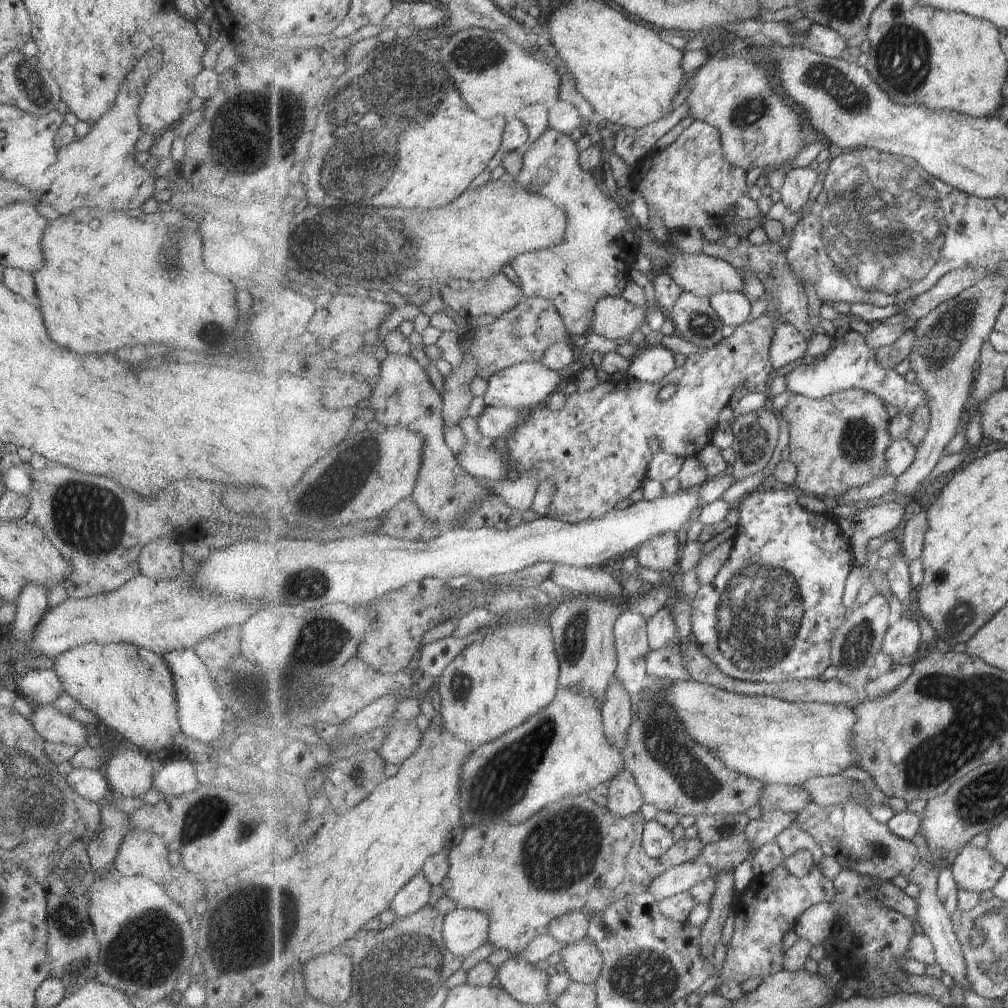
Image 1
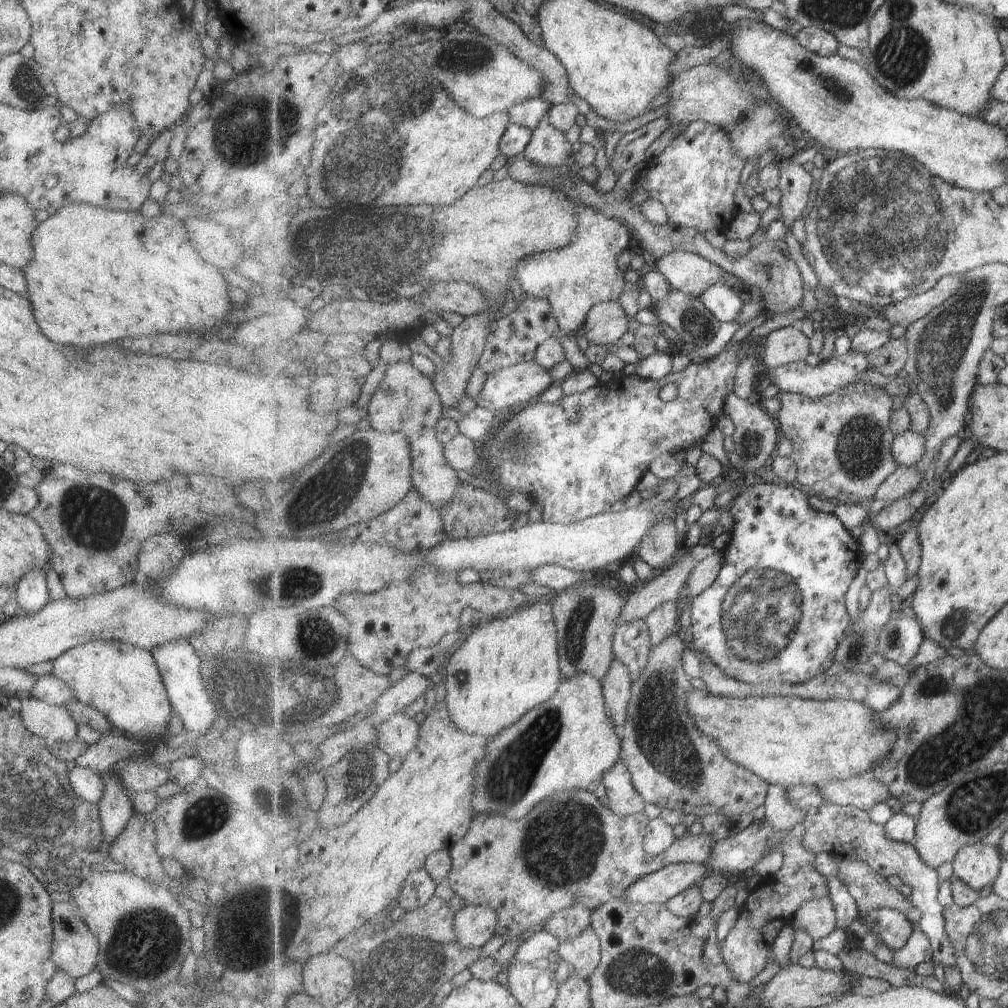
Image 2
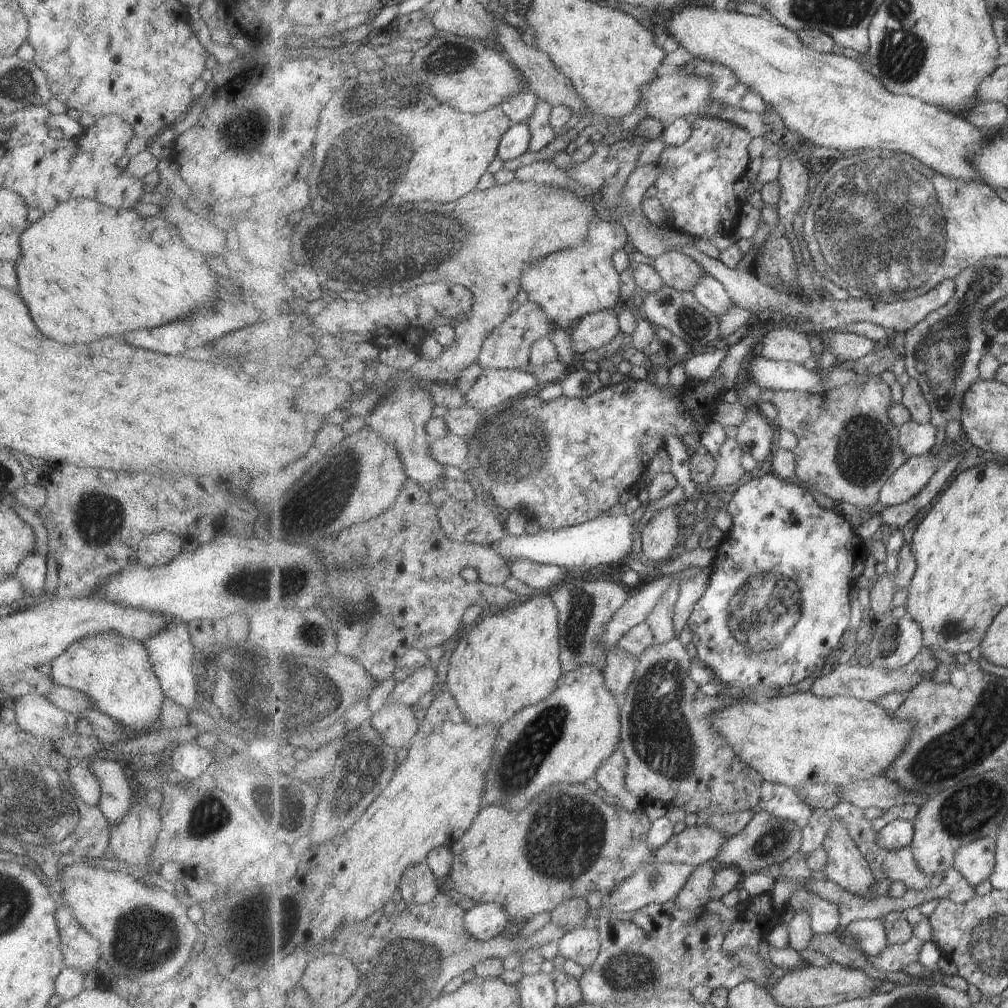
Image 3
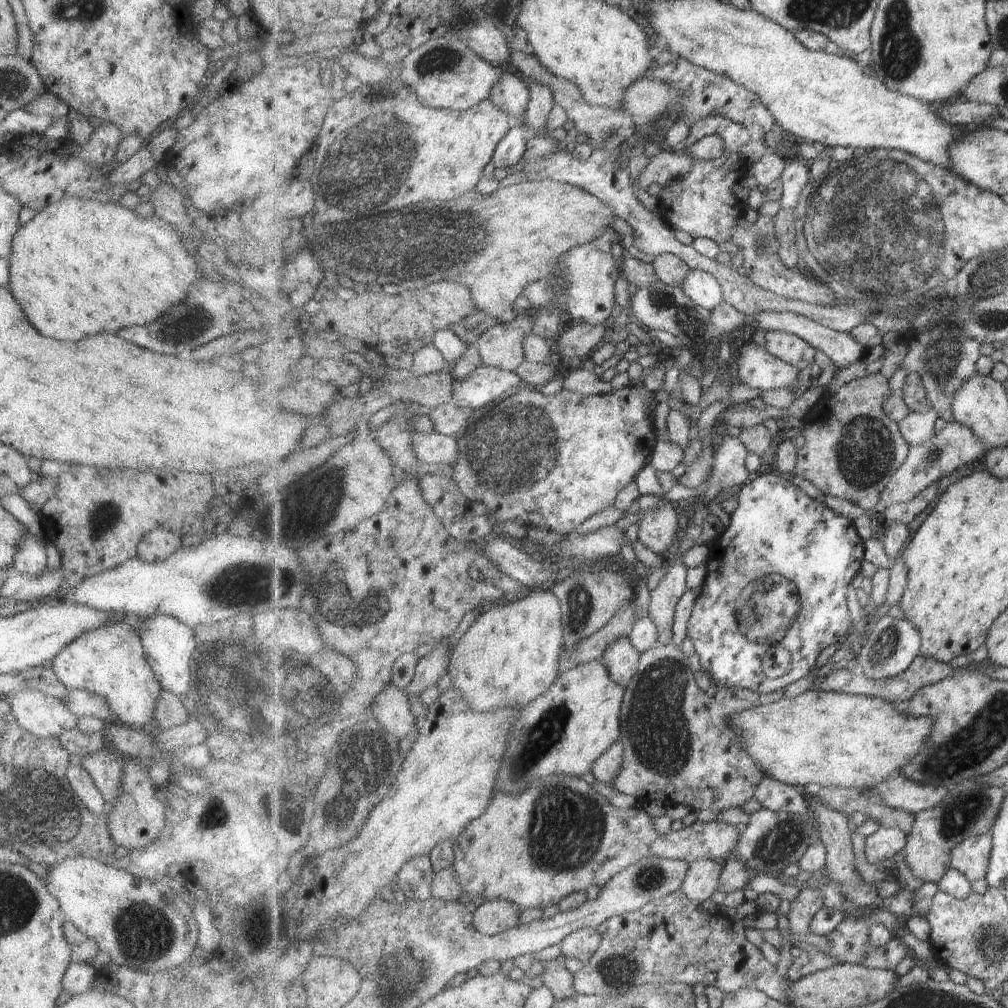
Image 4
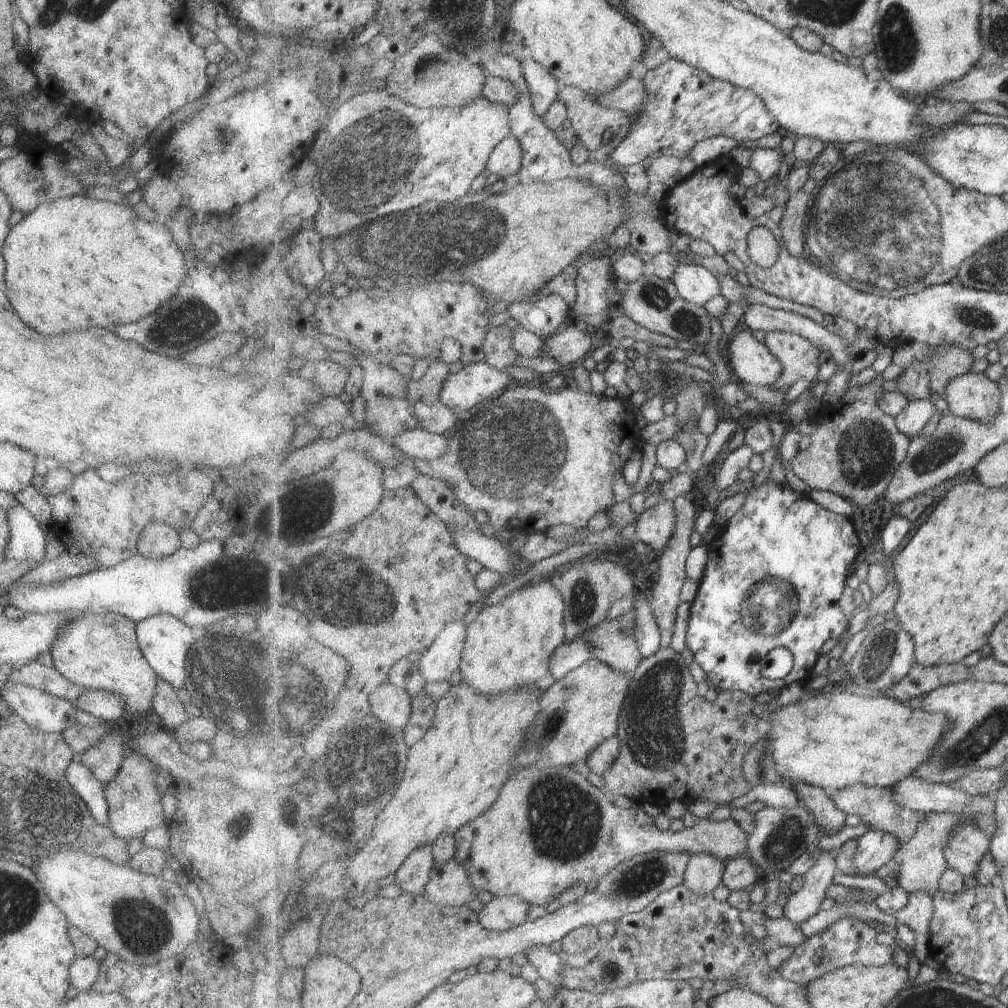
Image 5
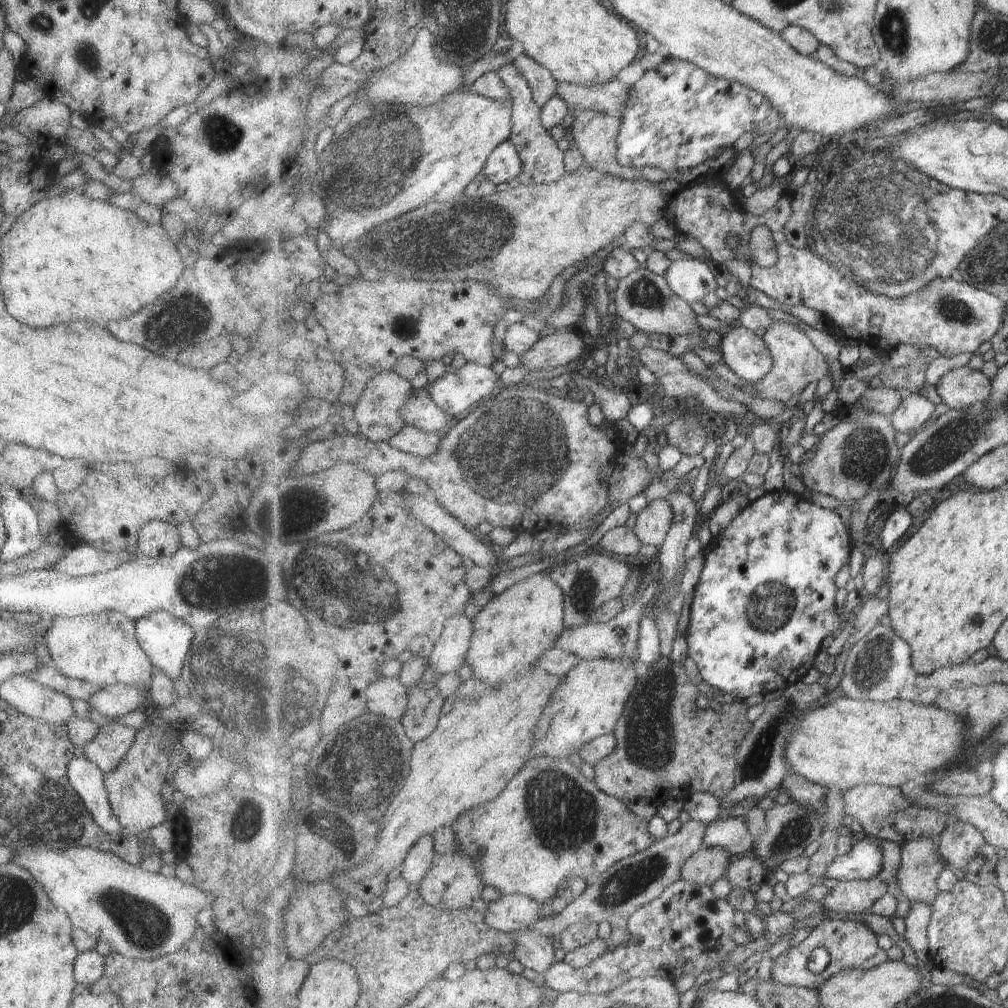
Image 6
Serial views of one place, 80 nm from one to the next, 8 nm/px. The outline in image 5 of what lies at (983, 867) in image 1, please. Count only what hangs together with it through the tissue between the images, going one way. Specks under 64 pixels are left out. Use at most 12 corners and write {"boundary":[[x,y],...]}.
{"boundary":[[975,825],[961,827],[944,853],[951,869],[974,876],[990,850]]}

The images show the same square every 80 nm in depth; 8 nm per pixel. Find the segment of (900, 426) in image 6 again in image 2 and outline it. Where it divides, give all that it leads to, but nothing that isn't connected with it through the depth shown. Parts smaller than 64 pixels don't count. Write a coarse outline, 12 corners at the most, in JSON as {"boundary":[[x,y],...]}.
{"boundary":[[911,428],[896,436],[892,453],[900,467],[925,457],[926,433]]}

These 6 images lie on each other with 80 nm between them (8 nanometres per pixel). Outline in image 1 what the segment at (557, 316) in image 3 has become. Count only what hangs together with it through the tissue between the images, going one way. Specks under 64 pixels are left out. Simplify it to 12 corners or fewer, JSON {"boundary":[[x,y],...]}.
{"boundary":[[549,127],[517,180],[568,214],[563,244],[511,266],[569,334],[621,297],[636,224]]}

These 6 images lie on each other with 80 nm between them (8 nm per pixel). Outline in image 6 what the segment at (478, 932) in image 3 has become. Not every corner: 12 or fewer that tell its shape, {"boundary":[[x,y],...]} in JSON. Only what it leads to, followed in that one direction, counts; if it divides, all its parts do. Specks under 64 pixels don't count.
{"boundary":[[513,894],[488,905],[483,923],[512,933],[541,920],[539,904]]}

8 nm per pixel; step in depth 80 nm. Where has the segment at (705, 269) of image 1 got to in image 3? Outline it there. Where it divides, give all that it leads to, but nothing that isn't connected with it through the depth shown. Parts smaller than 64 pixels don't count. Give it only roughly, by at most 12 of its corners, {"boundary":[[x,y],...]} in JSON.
{"boundary":[[681,251],[654,260],[664,284],[691,291],[709,275]]}

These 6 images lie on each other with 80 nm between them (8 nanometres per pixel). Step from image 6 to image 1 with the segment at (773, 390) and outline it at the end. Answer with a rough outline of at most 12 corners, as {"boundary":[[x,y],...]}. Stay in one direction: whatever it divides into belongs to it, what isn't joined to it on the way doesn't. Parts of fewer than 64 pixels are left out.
{"boundary":[[781,320],[772,340],[773,368],[801,360],[809,339]]}

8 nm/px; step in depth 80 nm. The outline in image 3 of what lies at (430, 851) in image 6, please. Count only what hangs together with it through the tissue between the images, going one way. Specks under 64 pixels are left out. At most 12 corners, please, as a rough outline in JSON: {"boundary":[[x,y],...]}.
{"boundary":[[425,862],[408,866],[398,898],[407,905],[431,902],[439,880]]}

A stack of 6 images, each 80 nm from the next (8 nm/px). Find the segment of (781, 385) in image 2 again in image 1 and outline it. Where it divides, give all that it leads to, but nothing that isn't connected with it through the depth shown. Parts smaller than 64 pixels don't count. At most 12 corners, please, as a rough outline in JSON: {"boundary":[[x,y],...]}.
{"boundary":[[862,334],[784,377],[792,393],[822,399],[851,389],[911,415],[924,390],[883,368]]}

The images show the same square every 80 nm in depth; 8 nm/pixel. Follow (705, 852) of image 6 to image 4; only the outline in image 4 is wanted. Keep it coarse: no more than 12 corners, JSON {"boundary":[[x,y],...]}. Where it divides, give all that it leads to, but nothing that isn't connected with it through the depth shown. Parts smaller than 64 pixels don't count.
{"boundary":[[714,859],[688,865],[682,889],[693,902],[708,901],[723,868]]}

